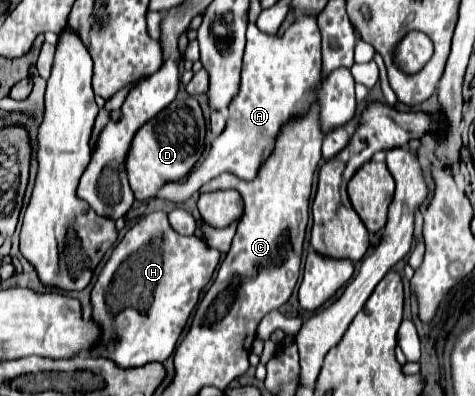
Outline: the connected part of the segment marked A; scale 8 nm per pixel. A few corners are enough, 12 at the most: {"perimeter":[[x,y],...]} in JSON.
{"perimeter":[[315,19],[281,41],[249,22],[225,131],[155,199],[185,203],[223,171],[251,181],[281,123],[355,117],[350,69],[321,77]]}

